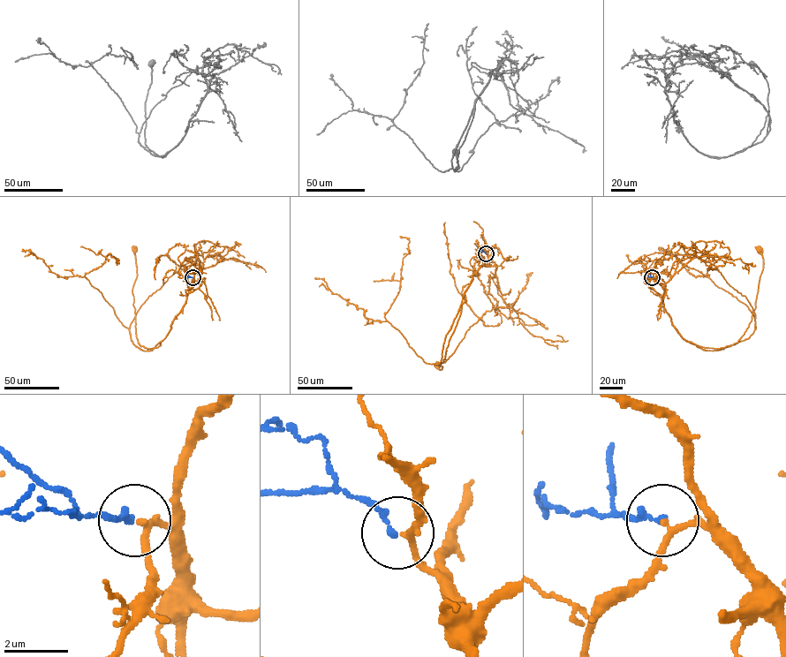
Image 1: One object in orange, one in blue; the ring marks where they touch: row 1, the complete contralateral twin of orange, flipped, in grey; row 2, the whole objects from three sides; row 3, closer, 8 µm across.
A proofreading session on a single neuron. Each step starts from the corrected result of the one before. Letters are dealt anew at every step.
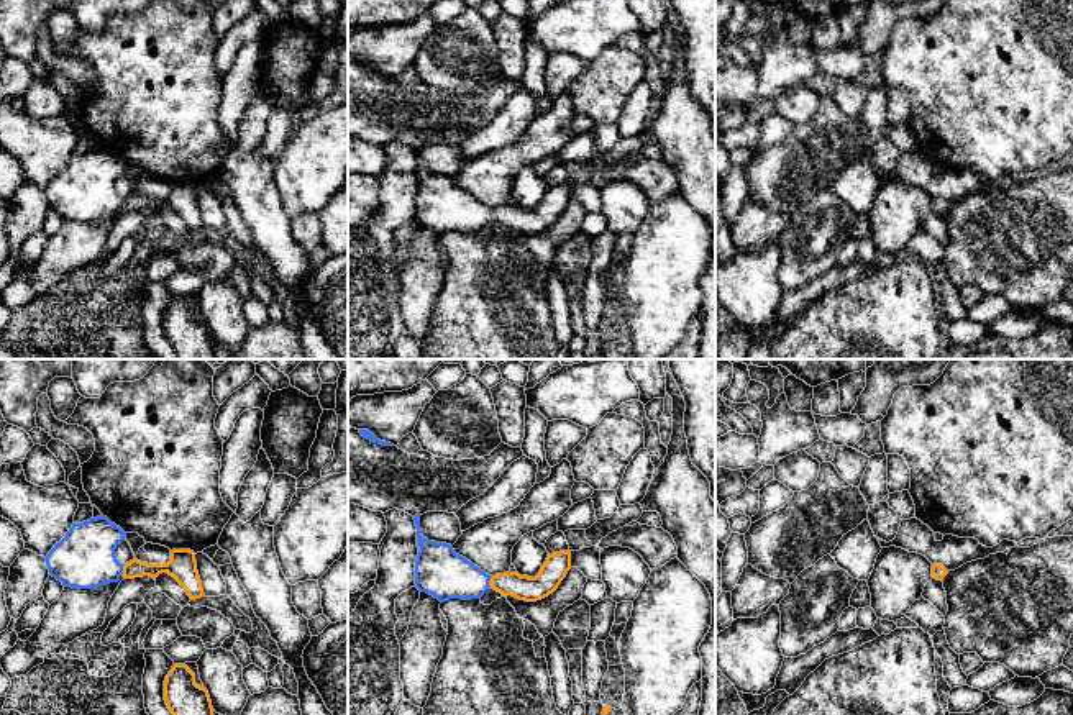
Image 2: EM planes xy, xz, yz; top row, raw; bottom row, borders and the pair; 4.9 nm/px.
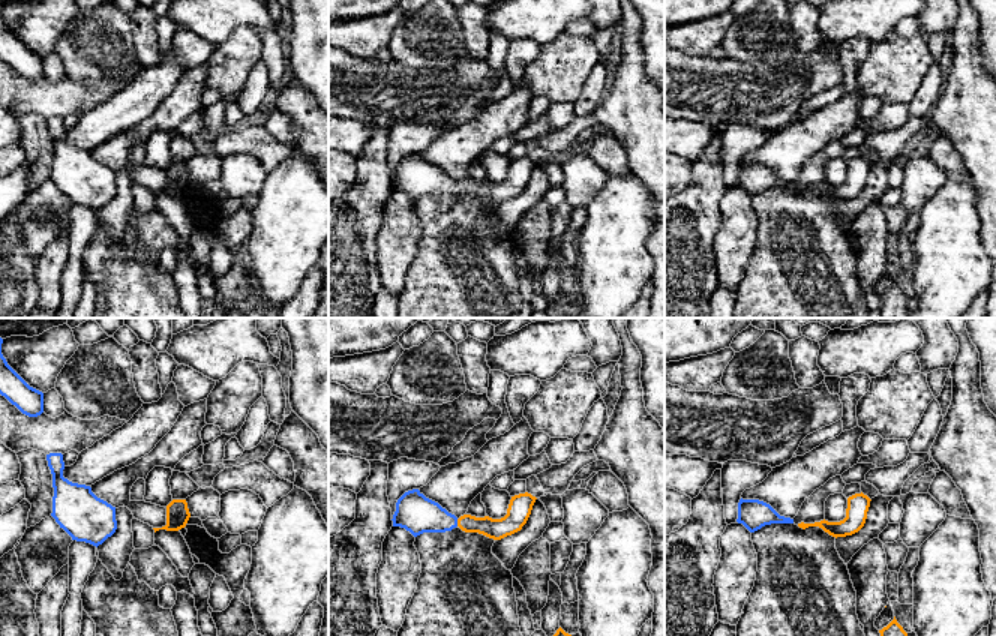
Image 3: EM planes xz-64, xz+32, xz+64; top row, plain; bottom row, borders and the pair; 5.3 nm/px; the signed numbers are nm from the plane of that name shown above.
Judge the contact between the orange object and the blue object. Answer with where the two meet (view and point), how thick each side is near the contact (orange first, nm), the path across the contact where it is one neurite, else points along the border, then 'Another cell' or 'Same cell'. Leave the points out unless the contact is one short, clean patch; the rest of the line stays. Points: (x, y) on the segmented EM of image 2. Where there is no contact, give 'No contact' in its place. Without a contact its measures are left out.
Touches orange at xz (489, 581). Thickness 130 nm (orange) against 240 nm. Path across: xz (530, 589), (489, 581), (463, 581), (442, 573). Same cell

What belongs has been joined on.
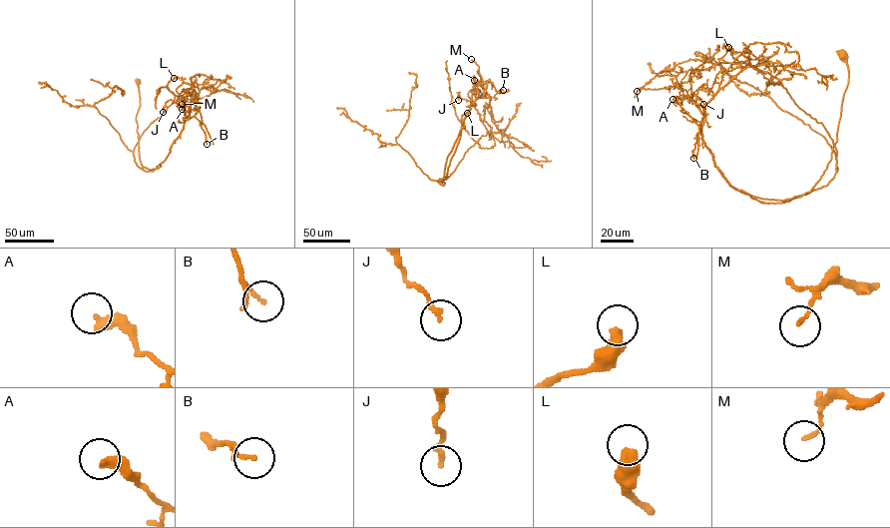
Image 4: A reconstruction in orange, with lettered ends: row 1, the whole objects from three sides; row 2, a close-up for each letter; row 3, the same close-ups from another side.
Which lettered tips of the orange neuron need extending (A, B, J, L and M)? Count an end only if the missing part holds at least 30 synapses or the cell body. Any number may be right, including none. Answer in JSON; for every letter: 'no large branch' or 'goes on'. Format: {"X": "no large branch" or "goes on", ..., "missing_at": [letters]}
{"A": "no large branch", "B": "no large branch", "J": "no large branch", "L": "no large branch", "M": "no large branch", "missing_at": []}

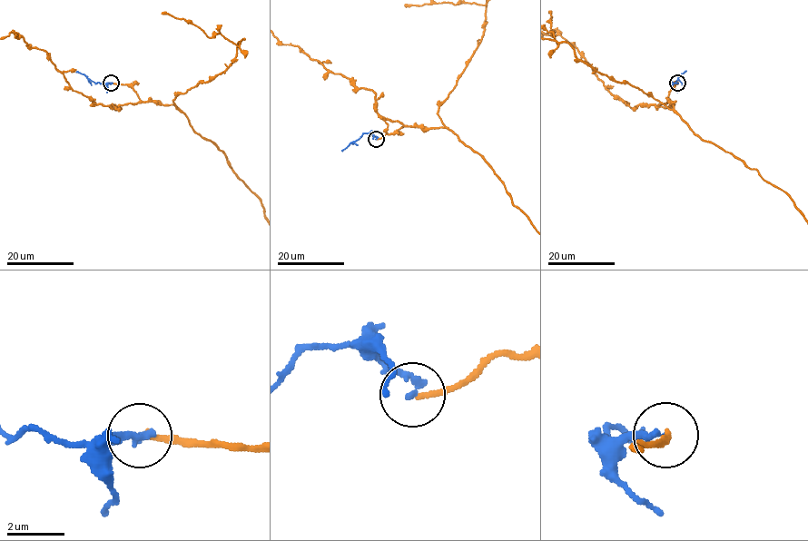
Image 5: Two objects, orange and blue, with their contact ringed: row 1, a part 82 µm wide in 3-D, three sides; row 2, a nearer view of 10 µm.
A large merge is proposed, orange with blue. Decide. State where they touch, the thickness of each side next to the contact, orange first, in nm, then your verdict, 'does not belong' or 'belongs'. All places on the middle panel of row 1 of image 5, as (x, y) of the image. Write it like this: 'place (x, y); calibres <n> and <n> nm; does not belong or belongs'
place (376, 139); calibres 200 and 260 nm; does not belong

